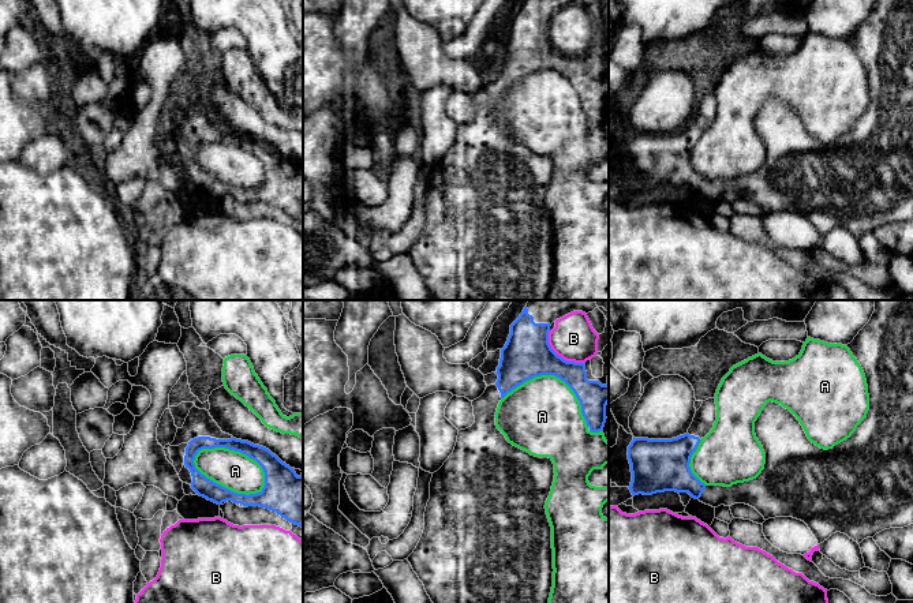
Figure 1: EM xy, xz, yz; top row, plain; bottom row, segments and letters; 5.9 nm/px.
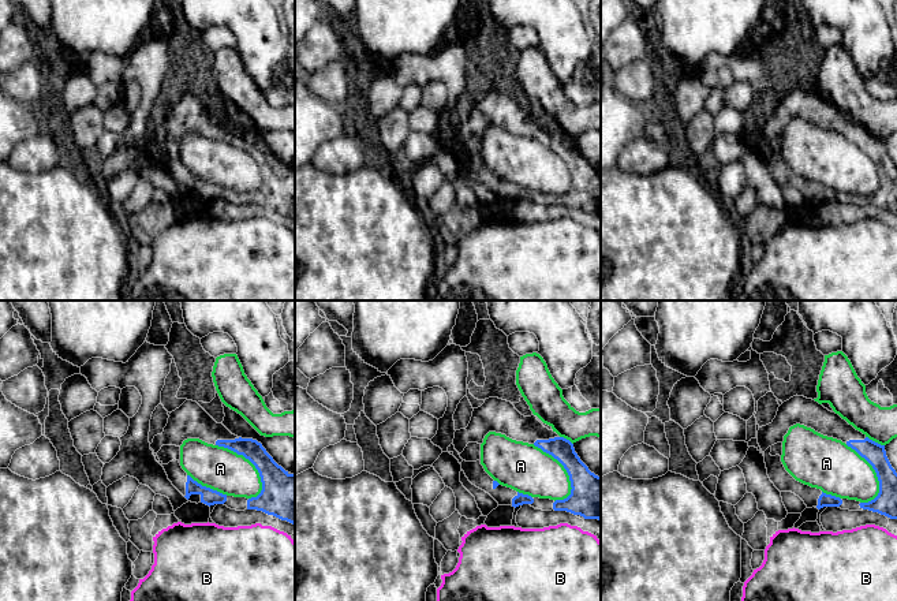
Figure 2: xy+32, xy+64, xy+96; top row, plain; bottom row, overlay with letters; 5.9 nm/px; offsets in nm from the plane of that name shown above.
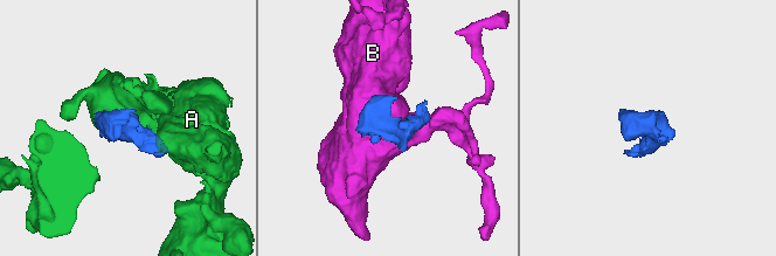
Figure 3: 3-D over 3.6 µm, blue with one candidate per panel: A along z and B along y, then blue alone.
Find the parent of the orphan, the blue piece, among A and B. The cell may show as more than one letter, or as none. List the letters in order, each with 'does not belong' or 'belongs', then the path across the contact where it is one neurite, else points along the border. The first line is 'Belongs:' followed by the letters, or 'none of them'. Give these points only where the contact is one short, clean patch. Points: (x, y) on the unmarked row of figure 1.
Belongs: none of them
A: does not belong
B: does not belong

